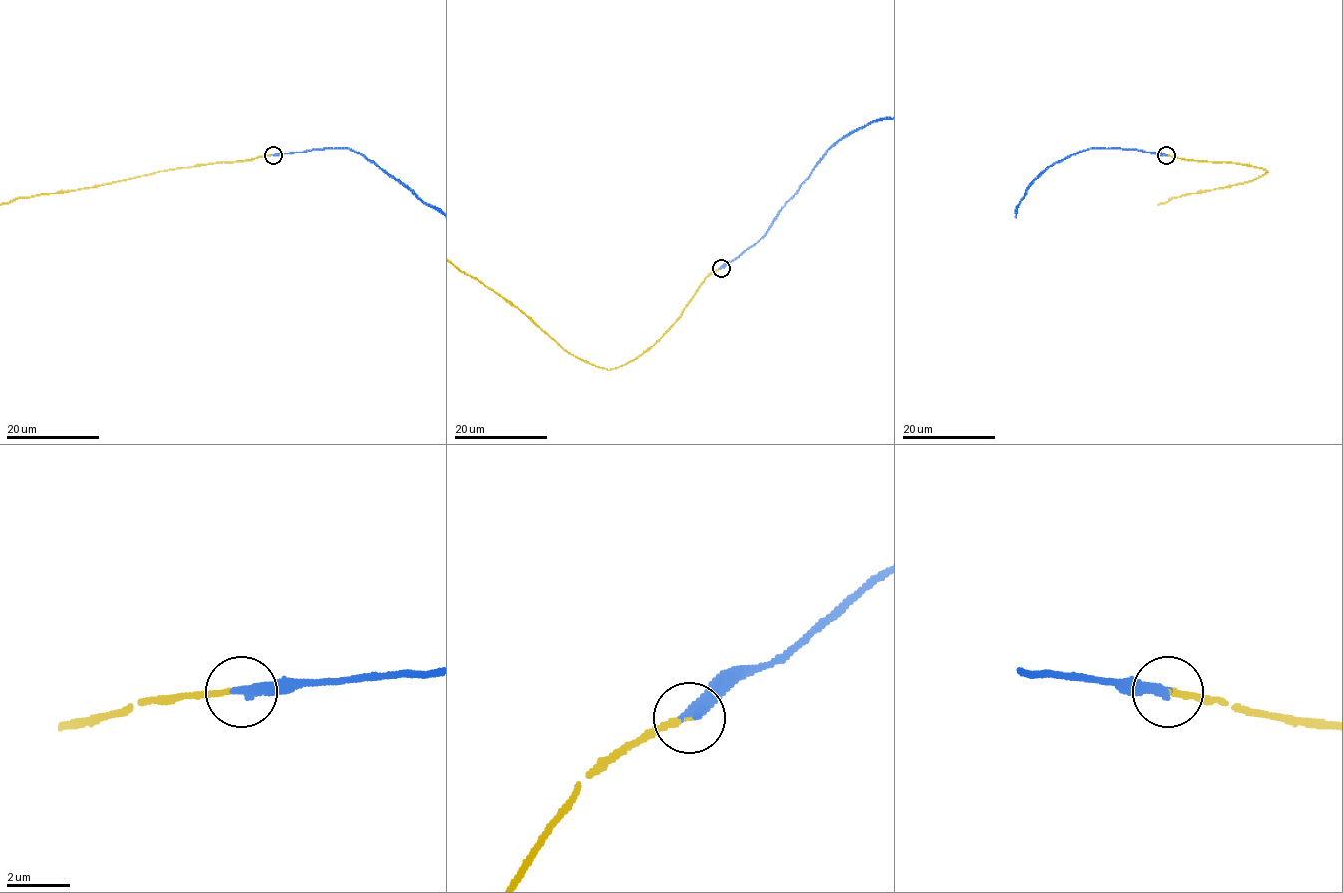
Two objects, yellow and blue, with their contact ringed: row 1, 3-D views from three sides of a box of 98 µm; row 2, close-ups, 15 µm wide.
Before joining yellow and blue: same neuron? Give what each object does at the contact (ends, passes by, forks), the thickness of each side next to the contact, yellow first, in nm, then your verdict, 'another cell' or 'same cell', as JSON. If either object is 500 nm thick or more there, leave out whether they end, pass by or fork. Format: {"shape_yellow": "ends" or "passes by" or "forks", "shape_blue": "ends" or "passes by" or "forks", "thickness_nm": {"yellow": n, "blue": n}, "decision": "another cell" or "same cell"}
{"shape_yellow": "ends", "shape_blue": "ends", "thickness_nm": {"yellow": 160, "blue": 380}, "decision": "same cell"}

